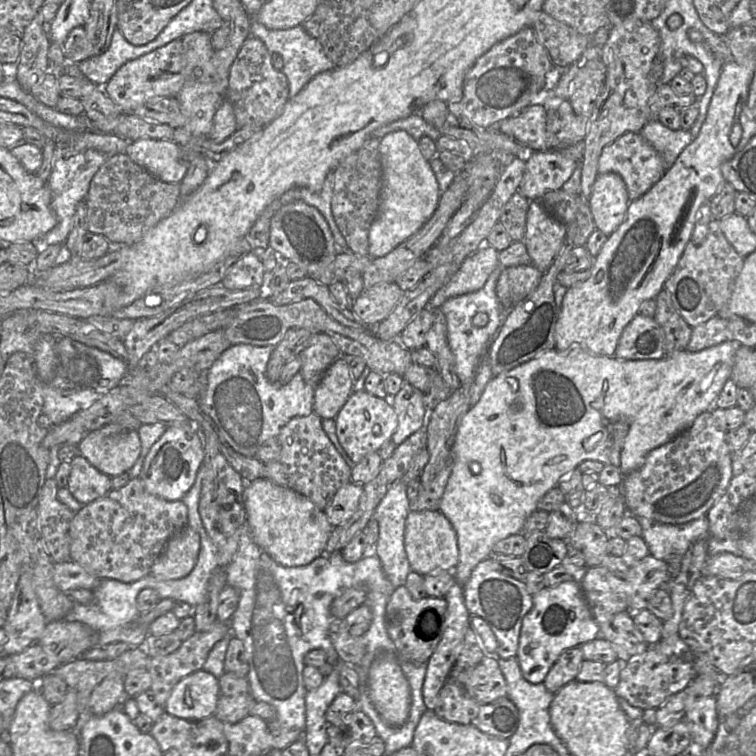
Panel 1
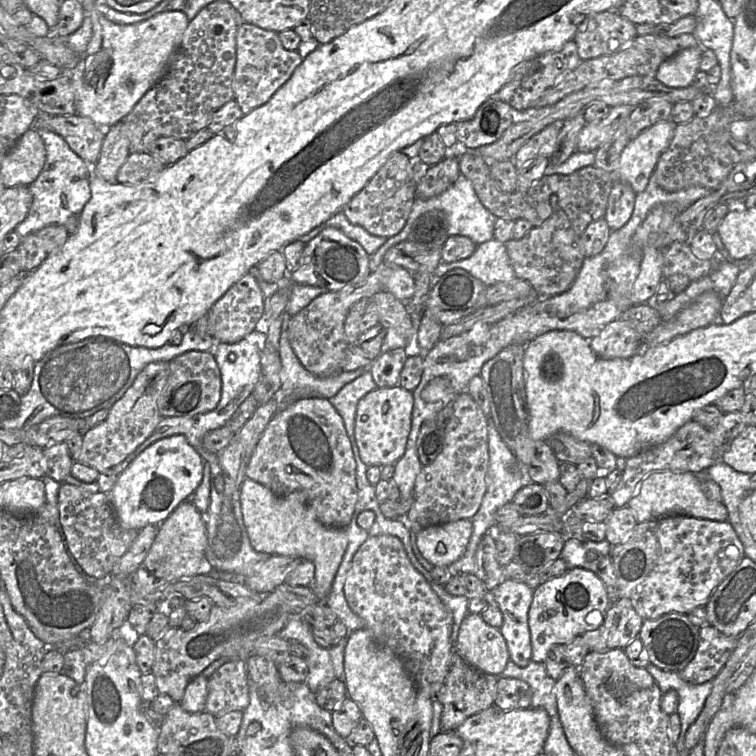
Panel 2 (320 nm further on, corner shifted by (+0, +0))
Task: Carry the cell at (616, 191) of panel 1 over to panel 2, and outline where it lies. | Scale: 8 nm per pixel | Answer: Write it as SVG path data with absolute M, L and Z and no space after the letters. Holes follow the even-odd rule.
M662 120L644 129L631 139L621 152L614 182L628 183L636 194L642 192L662 152L670 145L678 124Z

